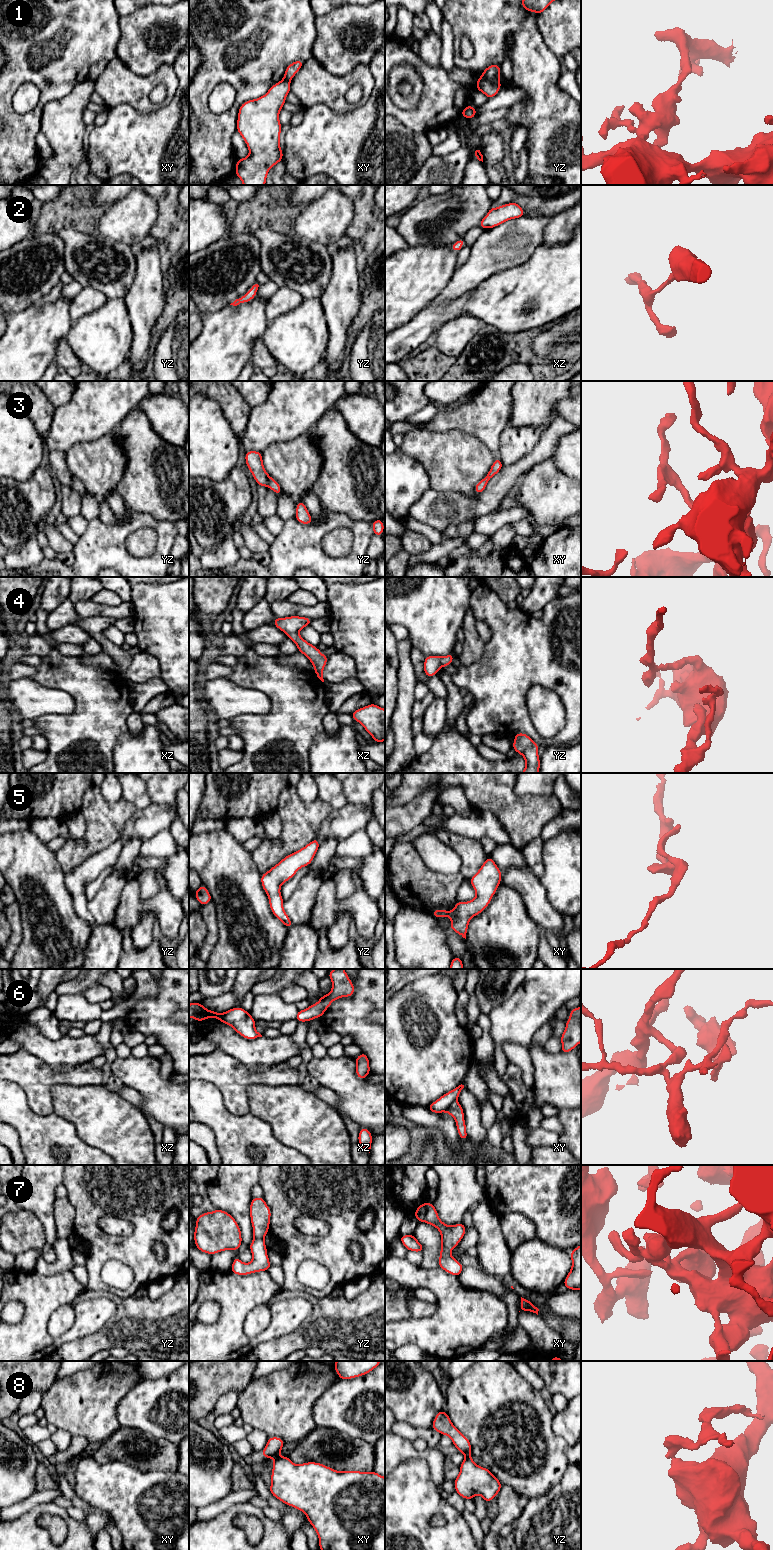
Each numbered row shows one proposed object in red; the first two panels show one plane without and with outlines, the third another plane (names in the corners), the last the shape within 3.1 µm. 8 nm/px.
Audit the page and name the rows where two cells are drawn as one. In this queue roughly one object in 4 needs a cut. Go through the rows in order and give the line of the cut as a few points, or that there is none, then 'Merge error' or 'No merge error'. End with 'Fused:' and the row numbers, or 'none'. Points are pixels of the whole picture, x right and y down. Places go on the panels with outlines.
1: Split along yz (480, 77), (498, 80). Merge error
2: No split. No merge error
3: No split. No merge error
4: No split. No merge error
5: Split along xy (476, 894), (486, 905). Merge error
6: Split along xy (455, 1100), (445, 1111). Merge error
7: No split. No merge error
8: Split along xy (277, 1456), (273, 1458). Merge error
Fused: 1, 5, 6, 8

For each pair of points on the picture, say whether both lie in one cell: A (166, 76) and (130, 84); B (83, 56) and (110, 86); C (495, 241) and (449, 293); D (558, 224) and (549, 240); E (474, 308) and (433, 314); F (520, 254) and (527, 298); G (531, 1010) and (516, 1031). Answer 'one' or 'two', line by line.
A: one
B: two
C: one
D: one
E: two
F: two
G: one

